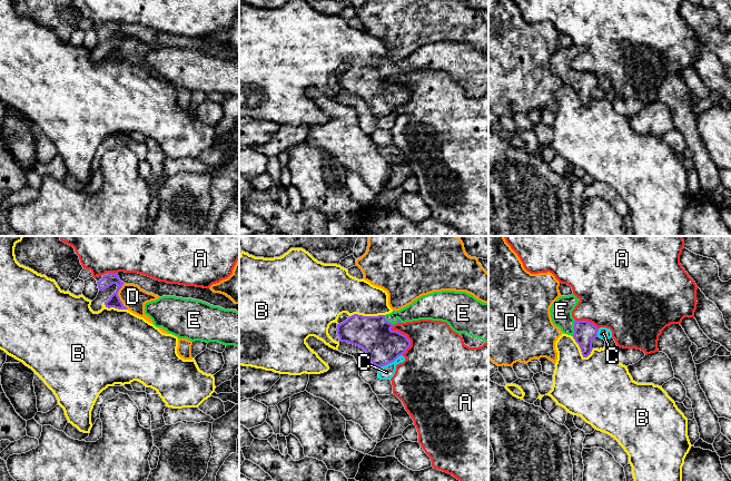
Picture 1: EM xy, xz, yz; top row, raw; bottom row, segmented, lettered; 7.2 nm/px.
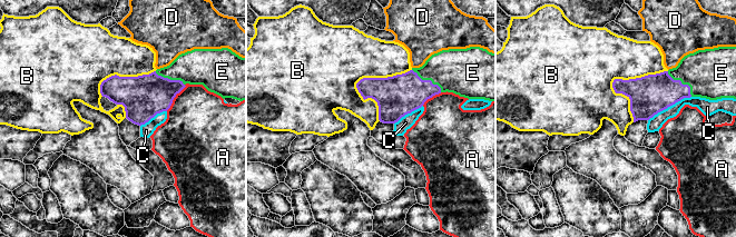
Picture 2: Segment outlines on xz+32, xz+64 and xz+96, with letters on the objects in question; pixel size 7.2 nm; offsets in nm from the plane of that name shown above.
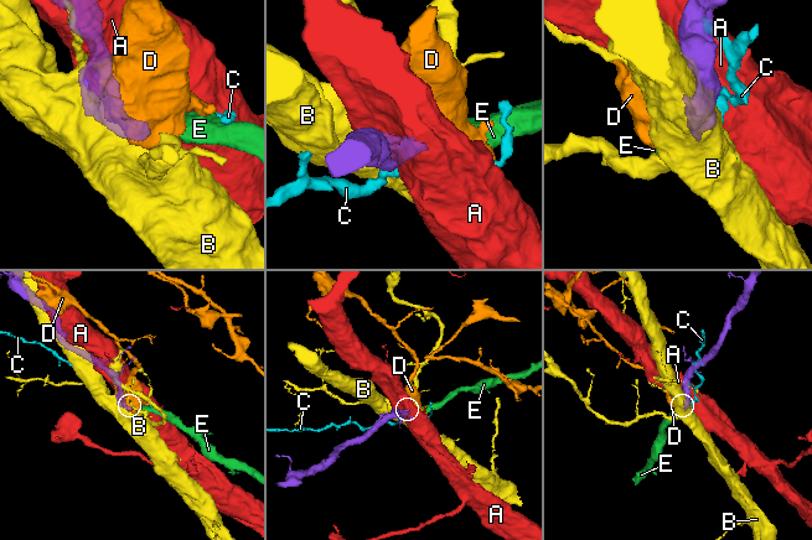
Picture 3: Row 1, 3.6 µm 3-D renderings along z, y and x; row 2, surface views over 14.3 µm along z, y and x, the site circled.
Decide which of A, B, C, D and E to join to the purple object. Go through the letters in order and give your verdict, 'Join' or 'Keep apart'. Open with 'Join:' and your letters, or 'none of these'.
Join: E
A: Keep apart
B: Keep apart
C: Keep apart
D: Keep apart
E: Join

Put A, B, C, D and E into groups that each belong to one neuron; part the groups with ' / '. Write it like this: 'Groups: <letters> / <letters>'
Groups: A / B / C / D / E

